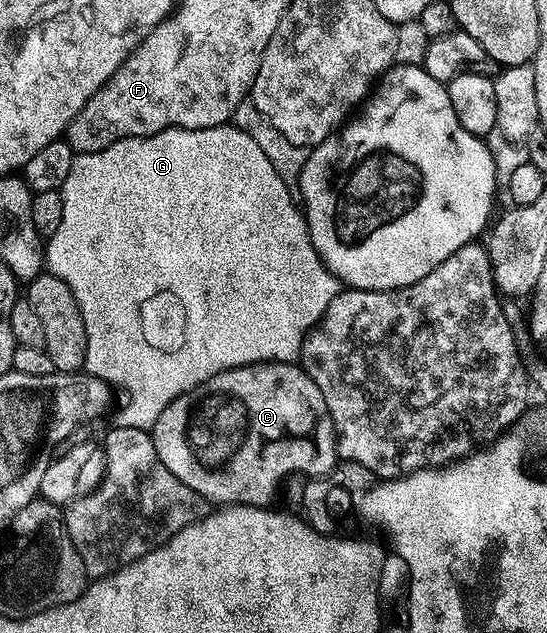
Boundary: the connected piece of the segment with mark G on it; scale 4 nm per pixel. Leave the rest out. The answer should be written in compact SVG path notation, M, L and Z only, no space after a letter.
M233 125L205 129L170 127L156 135L122 139L97 153L76 154L69 177L65 177L59 192L61 225L57 233L46 240L45 267L50 274L61 277L61 281L73 289L73 297L77 297L81 321L85 321L87 344L83 367L86 374L112 388L120 387L128 395L127 402L115 415L114 422L118 426L151 428L172 401L222 371L249 367L252 363L296 362L303 350L304 339L319 326L333 297L337 297L341 290L335 274L321 261L307 228L307 216L289 193L285 181L276 175L273 165L269 165L269 157L265 157L257 141Z

